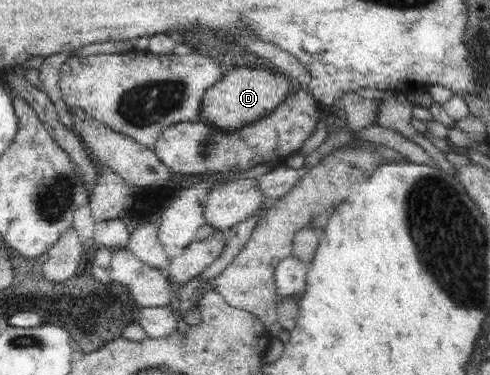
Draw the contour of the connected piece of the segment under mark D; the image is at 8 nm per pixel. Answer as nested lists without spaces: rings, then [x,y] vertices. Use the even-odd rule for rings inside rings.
[[[233,70],[222,77],[215,86],[203,93],[199,113],[200,120],[220,132],[235,132],[251,127],[252,123],[270,116],[289,96],[289,80],[279,70],[274,72],[255,70]]]

